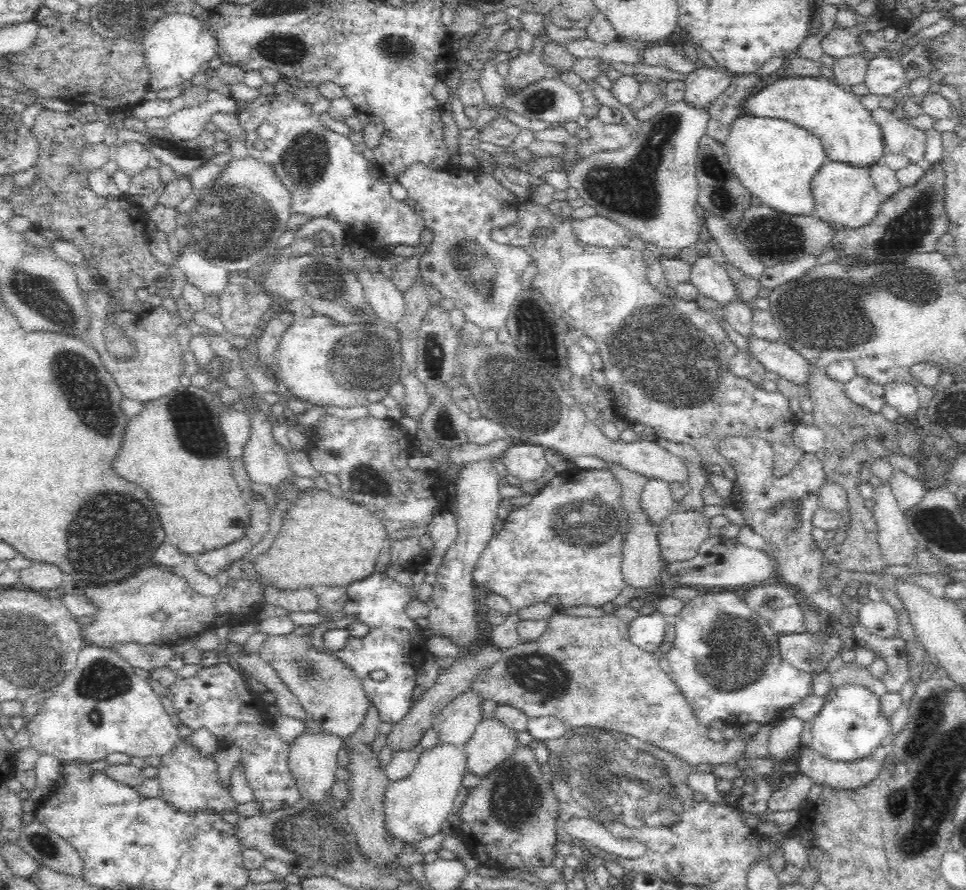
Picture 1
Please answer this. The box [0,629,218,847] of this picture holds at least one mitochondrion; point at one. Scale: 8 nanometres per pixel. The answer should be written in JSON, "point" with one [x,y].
{"point":[106,680]}

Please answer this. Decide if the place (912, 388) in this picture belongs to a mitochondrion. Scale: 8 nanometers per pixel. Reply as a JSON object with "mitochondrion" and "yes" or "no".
{"mitochondrion":"no"}

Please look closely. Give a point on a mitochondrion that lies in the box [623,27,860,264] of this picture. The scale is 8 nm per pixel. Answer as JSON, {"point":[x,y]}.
{"point":[775,236]}

